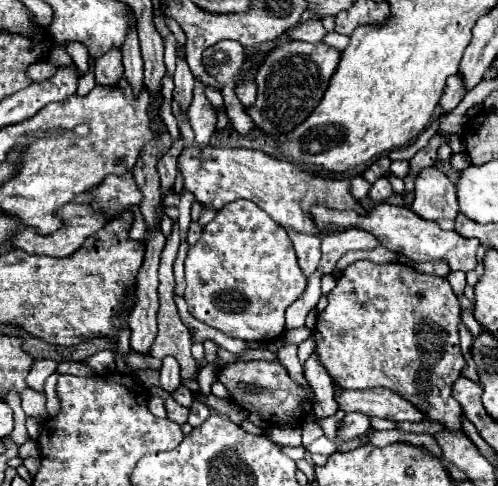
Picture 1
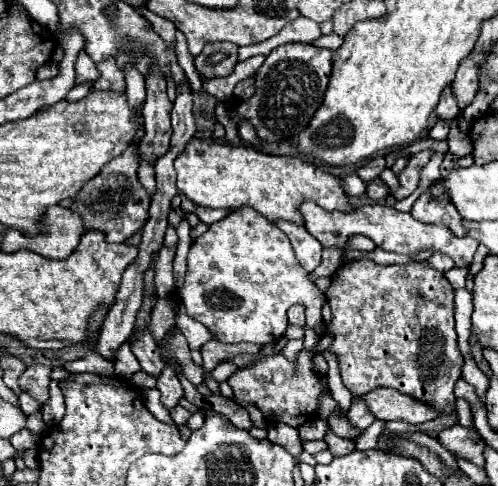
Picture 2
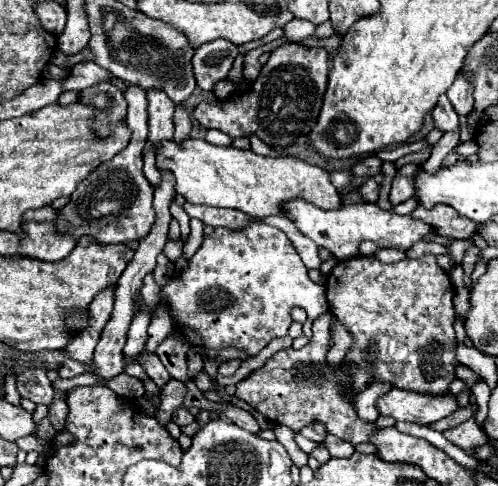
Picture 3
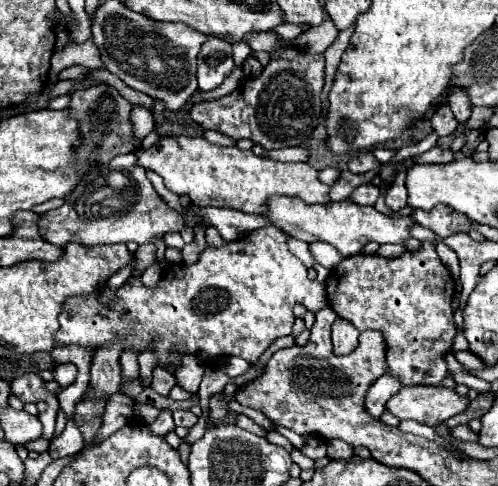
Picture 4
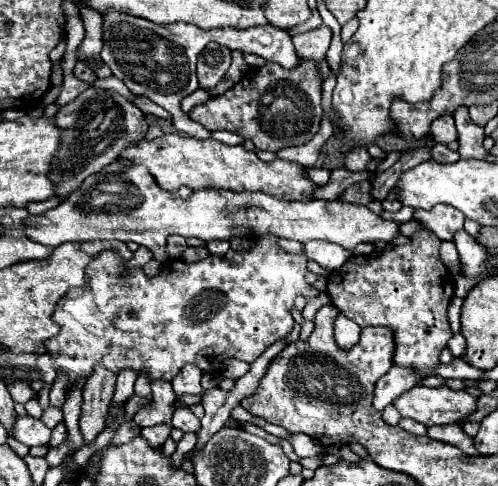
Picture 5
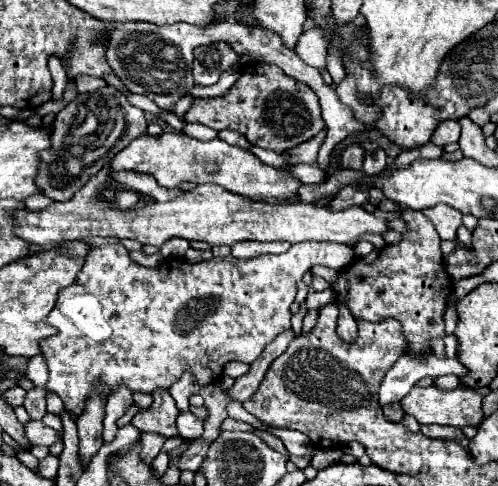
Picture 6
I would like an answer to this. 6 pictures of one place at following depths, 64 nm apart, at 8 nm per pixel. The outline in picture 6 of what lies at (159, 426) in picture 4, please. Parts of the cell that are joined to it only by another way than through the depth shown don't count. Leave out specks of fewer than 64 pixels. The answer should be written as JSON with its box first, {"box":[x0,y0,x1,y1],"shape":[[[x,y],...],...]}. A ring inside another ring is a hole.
{"box":[140,432,166,464],"shape":[[[142,432],[140,434],[140,442],[144,446],[142,458],[146,460],[146,464],[150,464],[156,458],[156,454],[162,450],[162,446],[166,442],[166,436],[162,436],[158,432]]]}

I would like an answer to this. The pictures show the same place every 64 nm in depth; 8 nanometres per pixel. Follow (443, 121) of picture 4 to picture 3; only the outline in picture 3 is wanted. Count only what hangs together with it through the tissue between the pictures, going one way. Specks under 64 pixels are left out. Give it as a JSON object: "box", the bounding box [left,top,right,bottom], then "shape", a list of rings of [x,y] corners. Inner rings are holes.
{"box":[432,96,458,132],"shape":[[[440,96],[436,108],[432,110],[432,116],[434,116],[436,128],[440,128],[442,132],[452,132],[458,128],[458,114],[452,108],[452,102],[448,100],[448,96]]]}

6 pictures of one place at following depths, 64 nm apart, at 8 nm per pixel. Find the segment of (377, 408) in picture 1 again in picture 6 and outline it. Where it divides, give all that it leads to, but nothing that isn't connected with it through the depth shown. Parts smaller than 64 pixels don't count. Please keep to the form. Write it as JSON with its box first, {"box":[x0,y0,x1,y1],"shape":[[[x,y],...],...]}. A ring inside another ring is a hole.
{"box":[400,386,482,426],"shape":[[[416,386],[412,388],[412,392],[408,392],[408,396],[404,396],[404,400],[400,402],[402,410],[410,416],[414,416],[420,424],[442,424],[442,426],[478,426],[482,422],[482,396],[472,392],[470,388],[456,388],[456,390],[442,390],[438,386],[432,388],[422,388]]]}

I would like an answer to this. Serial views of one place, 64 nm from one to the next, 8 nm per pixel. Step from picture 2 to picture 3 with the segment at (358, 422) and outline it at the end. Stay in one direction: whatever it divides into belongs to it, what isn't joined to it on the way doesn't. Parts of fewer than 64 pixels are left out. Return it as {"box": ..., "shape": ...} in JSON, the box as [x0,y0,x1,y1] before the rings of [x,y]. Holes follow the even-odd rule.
{"box":[354,382,392,422],"shape":[[[374,382],[372,386],[368,386],[364,392],[360,392],[358,396],[354,396],[354,408],[356,414],[360,416],[360,420],[364,422],[376,422],[376,418],[380,416],[374,402],[378,400],[378,396],[382,396],[384,392],[388,392],[392,386],[386,382]]]}

